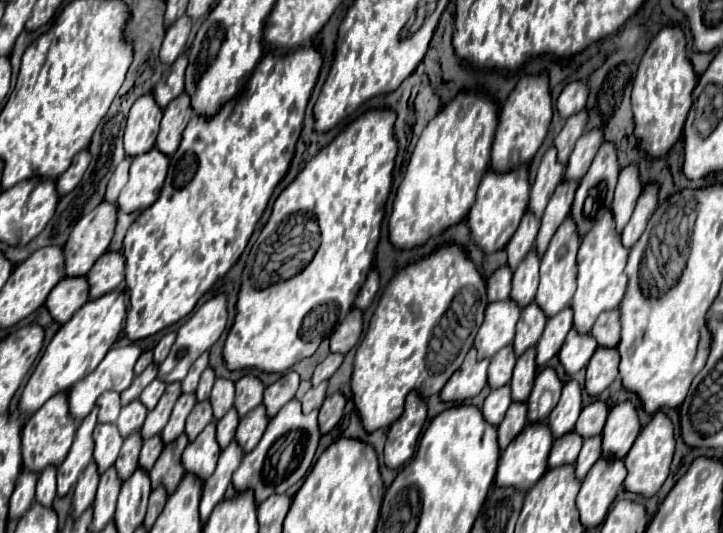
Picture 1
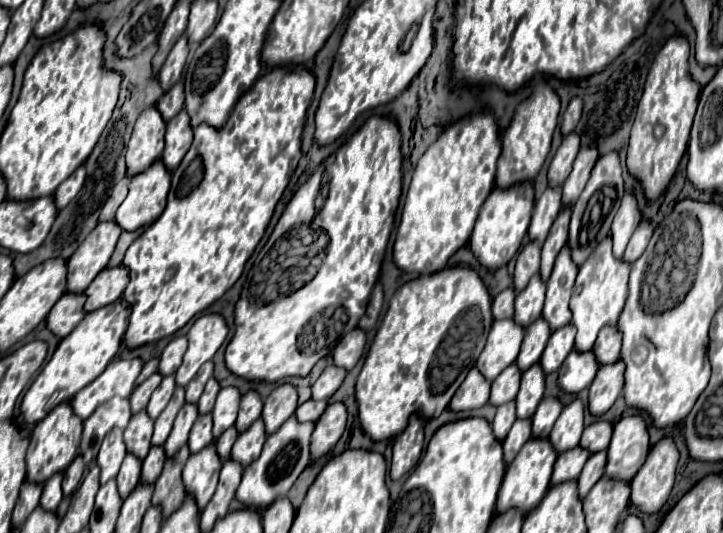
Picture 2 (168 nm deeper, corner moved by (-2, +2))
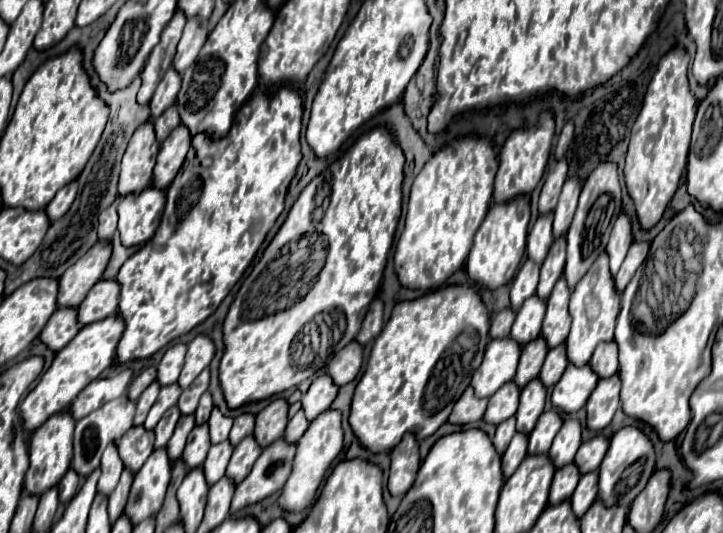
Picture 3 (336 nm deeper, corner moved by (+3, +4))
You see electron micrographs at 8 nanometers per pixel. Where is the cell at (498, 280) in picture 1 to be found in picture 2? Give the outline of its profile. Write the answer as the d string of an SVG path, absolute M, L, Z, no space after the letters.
M508 287L496 295L496 299L492 303L494 319L506 319L506 317L510 319L514 315L514 297L516 297L516 291L512 287Z

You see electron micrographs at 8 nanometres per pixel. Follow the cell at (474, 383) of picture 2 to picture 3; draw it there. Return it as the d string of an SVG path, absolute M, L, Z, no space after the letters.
M469 387L461 399L455 403L453 411L451 411L451 417L449 417L449 423L453 425L467 425L467 423L473 423L473 421L479 421L483 417L487 409L487 401L485 399L477 399L473 395L473 389Z

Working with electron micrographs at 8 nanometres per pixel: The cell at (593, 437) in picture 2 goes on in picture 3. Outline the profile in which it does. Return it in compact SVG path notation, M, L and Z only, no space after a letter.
M595 437L591 441L585 441L579 451L577 451L577 457L575 457L575 465L579 469L581 475L589 473L589 471L597 471L605 453L607 453L607 447L609 447L609 441L605 437Z

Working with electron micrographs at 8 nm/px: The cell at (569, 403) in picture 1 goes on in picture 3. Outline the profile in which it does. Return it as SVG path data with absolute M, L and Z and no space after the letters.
M565 419L563 427L557 433L553 447L549 451L549 459L553 461L555 469L561 469L561 467L573 463L579 445L581 445L581 425L579 425L579 421Z

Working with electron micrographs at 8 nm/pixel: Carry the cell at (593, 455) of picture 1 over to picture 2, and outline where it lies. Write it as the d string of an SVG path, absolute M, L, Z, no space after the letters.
M606 451L602 453L592 453L578 477L578 493L584 499L586 493L592 489L592 485L604 475L604 465L606 465Z

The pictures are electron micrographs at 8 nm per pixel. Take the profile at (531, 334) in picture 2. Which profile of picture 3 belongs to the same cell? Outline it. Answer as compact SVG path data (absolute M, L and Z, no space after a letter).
M539 337L539 339L535 339L523 347L519 367L517 367L517 375L515 375L515 385L519 389L523 389L529 381L539 377L545 355L547 355L547 343L543 337Z

